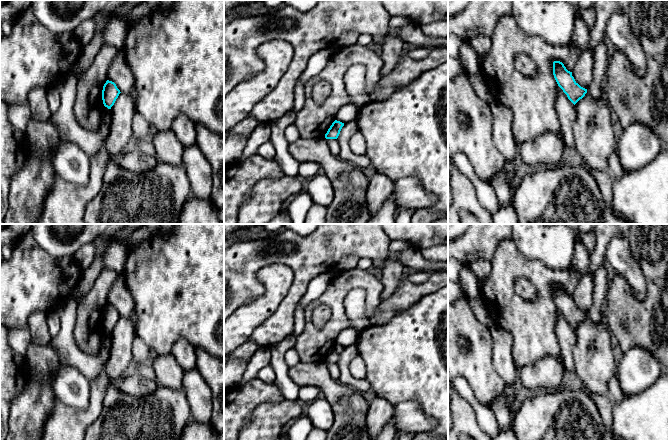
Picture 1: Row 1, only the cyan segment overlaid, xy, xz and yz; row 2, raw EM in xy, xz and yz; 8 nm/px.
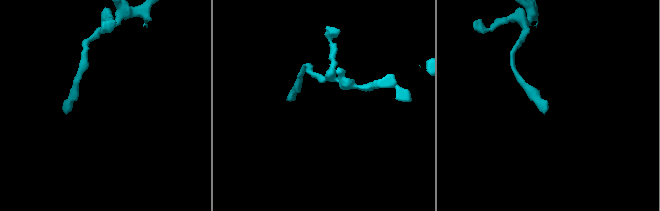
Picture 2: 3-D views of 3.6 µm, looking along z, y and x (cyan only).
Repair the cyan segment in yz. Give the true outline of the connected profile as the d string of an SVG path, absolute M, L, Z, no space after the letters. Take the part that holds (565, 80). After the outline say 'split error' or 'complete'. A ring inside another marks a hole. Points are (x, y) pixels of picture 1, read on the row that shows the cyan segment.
M553 62L553 75L558 86L574 105L587 93L587 89L575 81L572 72L568 71L562 62Z; complete

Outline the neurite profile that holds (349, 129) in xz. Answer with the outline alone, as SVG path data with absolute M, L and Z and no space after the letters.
M356 119L344 124L337 138L340 145L340 153L338 157L353 163L357 168L363 168L371 165L370 158L366 154L354 154L349 146L350 138L358 131L359 129Z

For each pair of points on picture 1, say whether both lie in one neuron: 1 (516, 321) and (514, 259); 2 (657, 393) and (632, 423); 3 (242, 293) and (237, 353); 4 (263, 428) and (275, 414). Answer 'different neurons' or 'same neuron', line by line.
1: same neuron
2: same neuron
3: different neurons
4: same neuron

